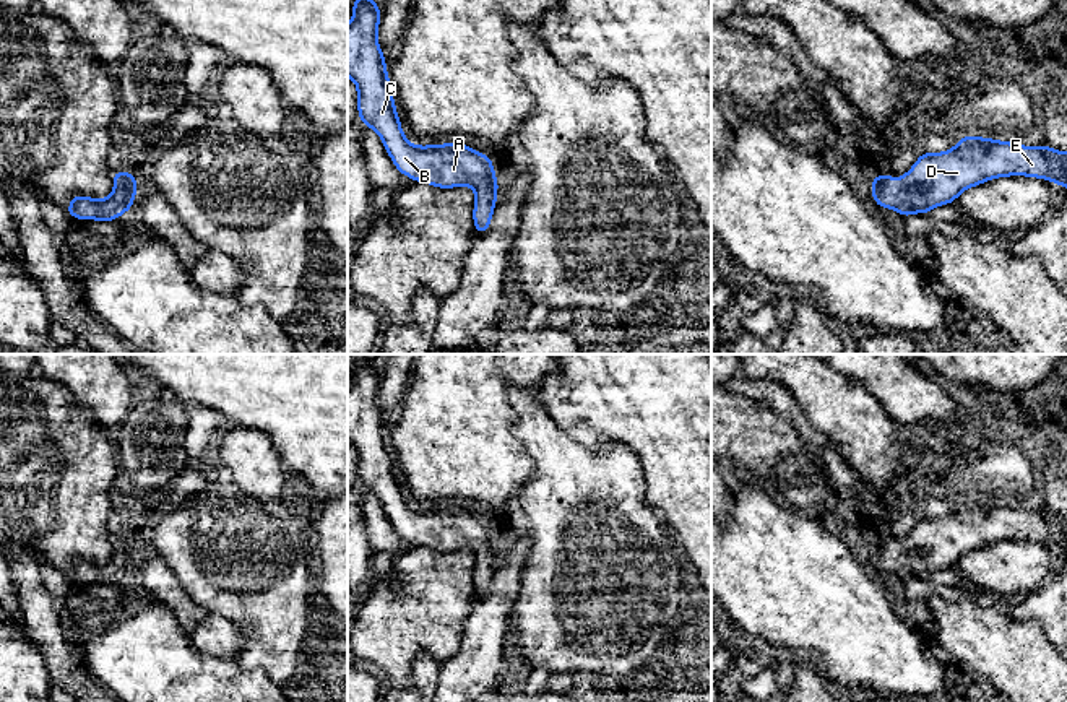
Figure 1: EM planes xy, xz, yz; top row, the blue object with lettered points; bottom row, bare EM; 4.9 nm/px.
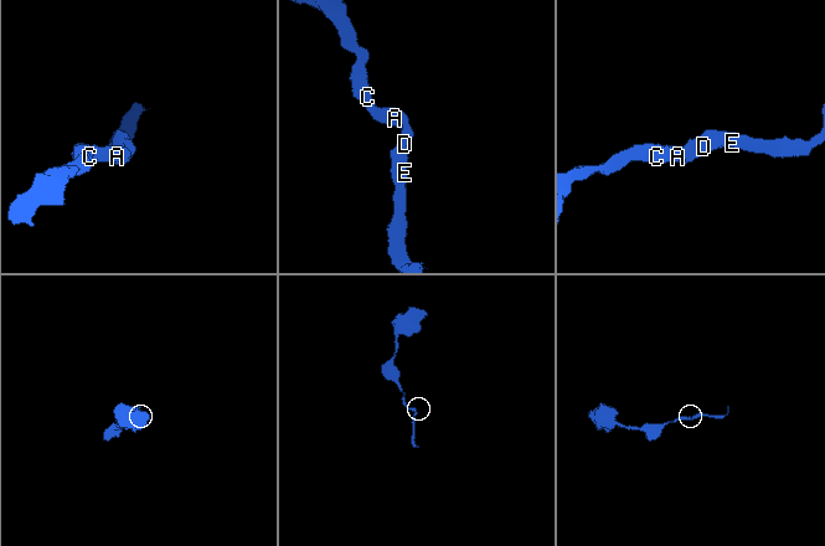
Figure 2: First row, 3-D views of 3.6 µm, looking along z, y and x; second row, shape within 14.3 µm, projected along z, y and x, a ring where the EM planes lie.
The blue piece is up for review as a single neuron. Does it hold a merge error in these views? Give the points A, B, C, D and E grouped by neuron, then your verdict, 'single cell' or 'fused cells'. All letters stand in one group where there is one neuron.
groups A B C D E; single cell

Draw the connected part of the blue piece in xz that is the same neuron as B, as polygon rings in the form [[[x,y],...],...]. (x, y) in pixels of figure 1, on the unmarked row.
[[[357,359],[352,374],[352,385],[348,388],[348,440],[357,448],[359,484],[378,497],[400,538],[438,552],[473,551],[476,600],[484,598],[499,552],[492,522],[468,509],[414,510],[404,502],[385,421],[377,406],[382,372],[374,367],[372,359]]]

